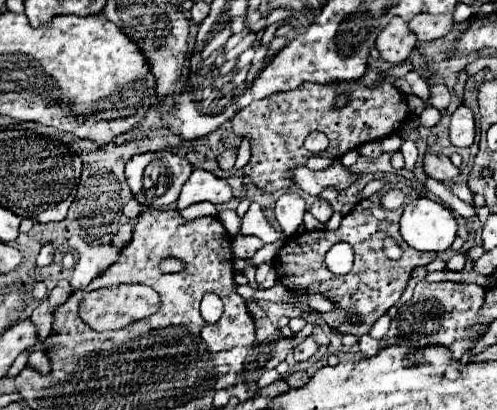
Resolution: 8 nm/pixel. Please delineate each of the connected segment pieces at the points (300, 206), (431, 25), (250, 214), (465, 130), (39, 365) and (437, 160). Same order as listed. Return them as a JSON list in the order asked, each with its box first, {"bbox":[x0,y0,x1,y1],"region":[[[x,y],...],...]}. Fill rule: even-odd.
[{"bbox":[275,192,307,236],"region":[[[295,192],[283,194],[283,196],[277,200],[275,218],[277,218],[277,222],[279,222],[282,232],[286,236],[292,236],[296,233],[297,228],[303,222],[305,210],[307,210],[305,200],[303,200],[299,194],[295,194]]]},{"bbox":[409,12,453,40],"region":[[[421,12],[411,18],[409,28],[415,32],[417,40],[435,40],[445,36],[453,26],[451,14],[429,14]]]},{"bbox":[241,202,281,242],"region":[[[251,202],[247,214],[243,216],[241,234],[255,234],[255,236],[259,236],[265,242],[281,238],[281,232],[277,232],[275,228],[269,226],[269,222],[265,220],[265,216],[263,216],[263,212],[261,212],[261,208],[259,208],[257,202]]]},{"bbox":[449,106,475,146],"region":[[[459,106],[451,114],[451,124],[449,124],[449,138],[453,146],[471,146],[475,140],[475,118],[473,110],[467,106]]]},{"bbox":[27,351,51,375],"region":[[[44,351],[32,352],[29,356],[27,366],[39,370],[39,373],[42,375],[46,375],[51,370],[51,358]]]},{"bbox":[425,154,459,182],"region":[[[435,154],[425,156],[425,172],[427,176],[439,182],[451,182],[459,176],[459,168],[447,156],[435,156]]]}]

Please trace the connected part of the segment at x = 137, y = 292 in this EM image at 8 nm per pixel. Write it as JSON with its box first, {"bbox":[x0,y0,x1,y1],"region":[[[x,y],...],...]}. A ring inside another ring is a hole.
{"bbox":[79,284,159,332],"region":[[[117,284],[117,286],[109,286],[109,288],[89,292],[81,300],[79,316],[93,330],[103,332],[103,330],[125,328],[125,324],[131,324],[133,320],[141,320],[145,316],[151,316],[153,312],[157,312],[157,308],[159,308],[159,298],[157,298],[157,292],[153,288],[141,286],[141,284]]]}

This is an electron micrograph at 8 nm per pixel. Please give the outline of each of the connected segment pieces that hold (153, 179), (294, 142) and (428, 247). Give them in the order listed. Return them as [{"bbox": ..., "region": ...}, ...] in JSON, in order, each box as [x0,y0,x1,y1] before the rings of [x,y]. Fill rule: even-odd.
[{"bbox":[125,150,193,208],"region":[[[165,150],[135,154],[133,158],[129,158],[125,166],[125,176],[137,202],[143,206],[153,206],[153,208],[161,208],[161,206],[169,206],[177,202],[181,186],[185,184],[191,172],[193,172],[193,166],[187,158],[173,152],[165,152]]]},{"bbox":[233,82,411,192],"region":[[[303,82],[295,90],[275,92],[239,110],[233,118],[233,130],[235,134],[247,136],[251,140],[251,160],[245,166],[245,174],[261,190],[273,192],[289,188],[293,182],[289,180],[287,170],[297,164],[307,164],[307,160],[313,156],[313,152],[305,152],[303,146],[303,140],[313,130],[325,132],[329,138],[329,148],[323,150],[319,156],[339,158],[347,150],[395,134],[409,114],[411,112],[407,108],[405,96],[401,96],[401,92],[397,92],[387,82],[377,88],[357,86],[353,82],[339,84]],[[343,94],[347,96],[347,104],[343,108],[333,106],[333,100]]]},{"bbox":[401,196,457,252],"region":[[[421,196],[405,206],[401,216],[401,236],[415,250],[441,252],[453,244],[457,222],[447,206]]]}]

